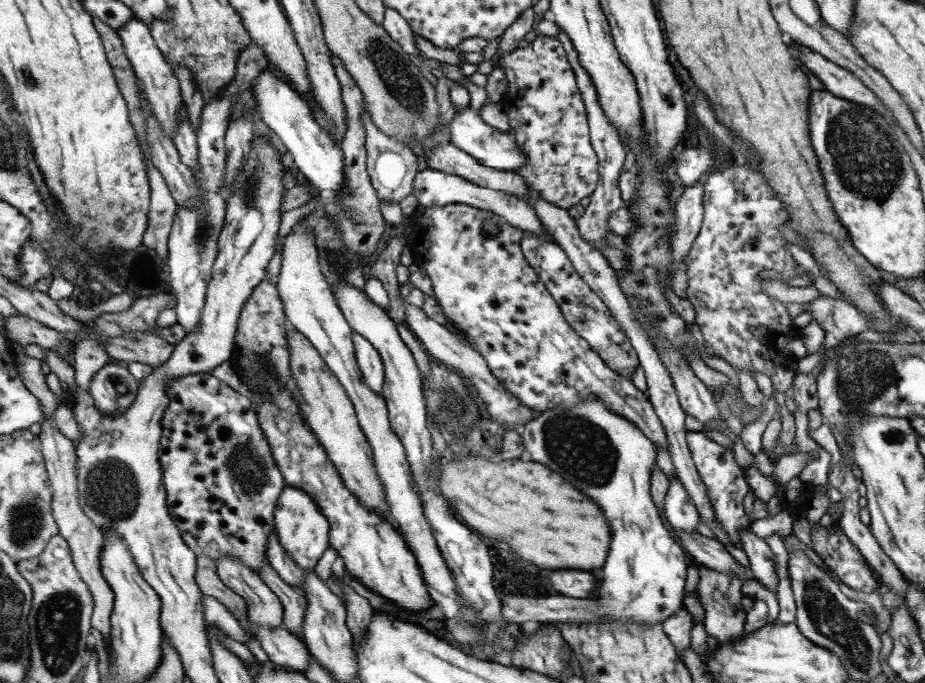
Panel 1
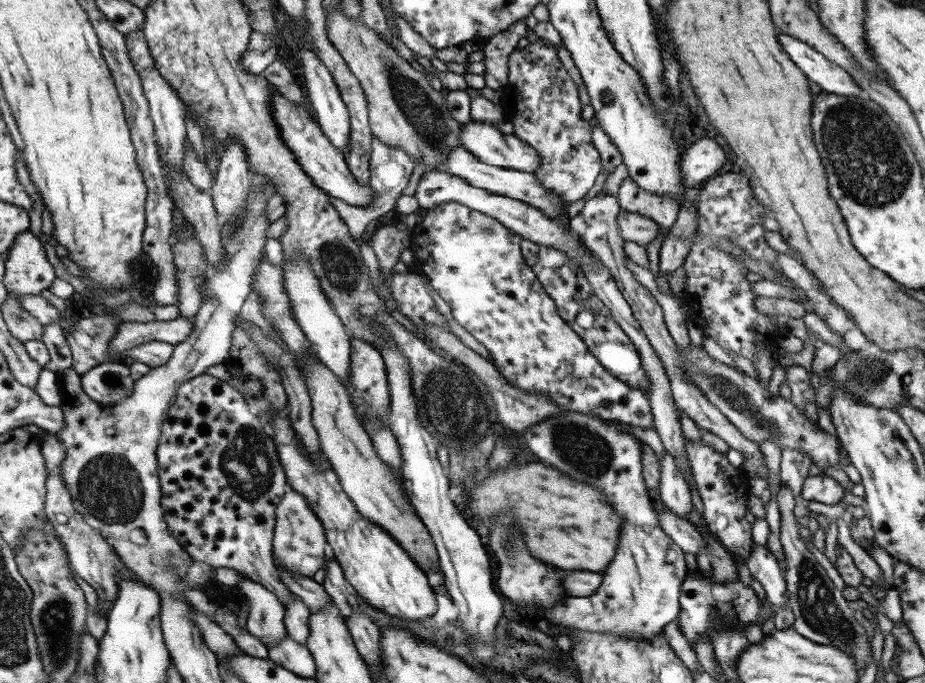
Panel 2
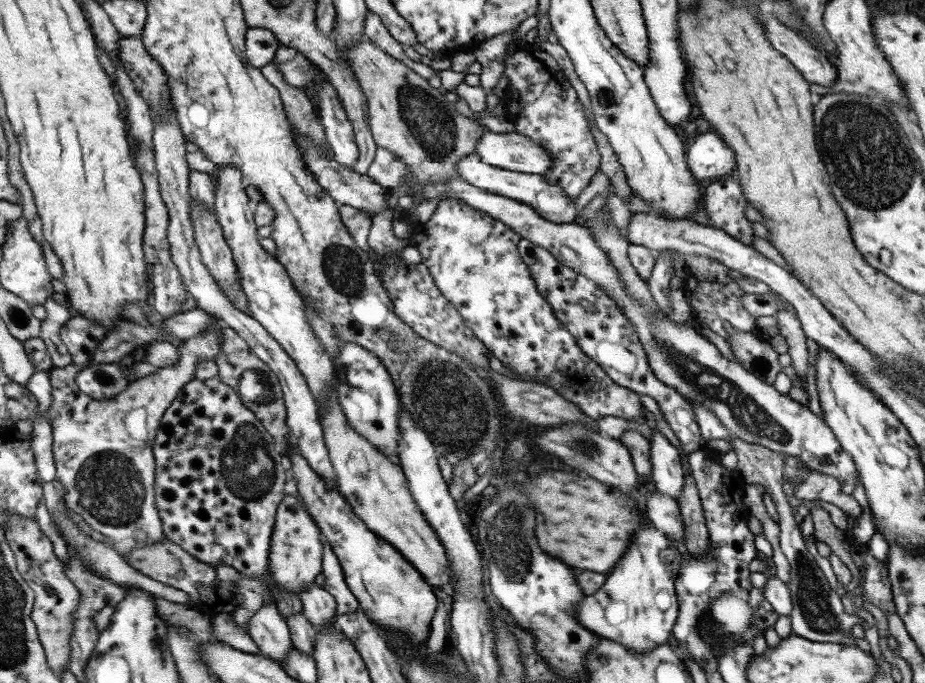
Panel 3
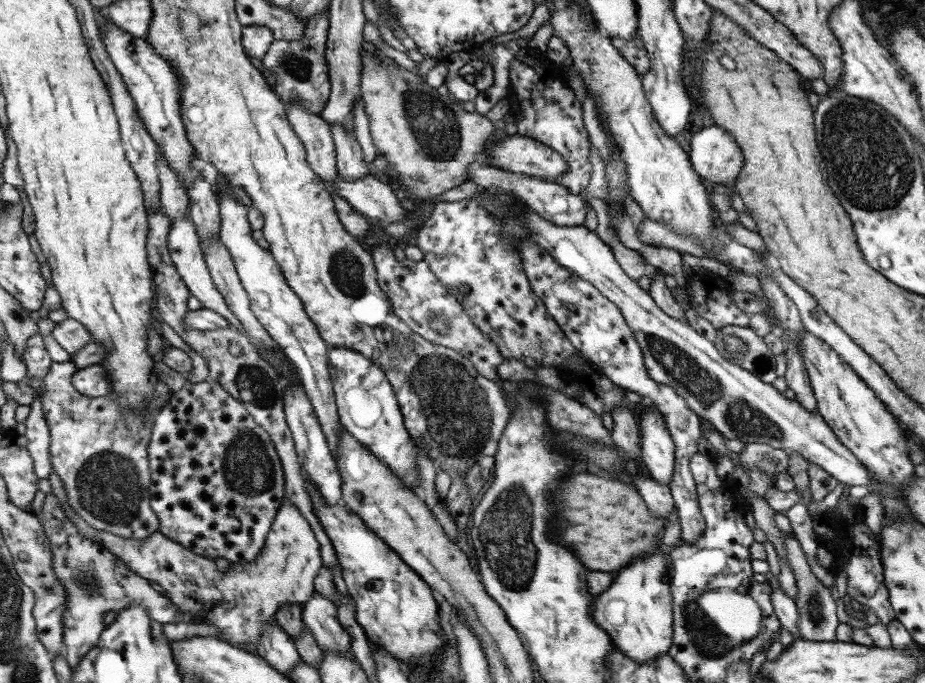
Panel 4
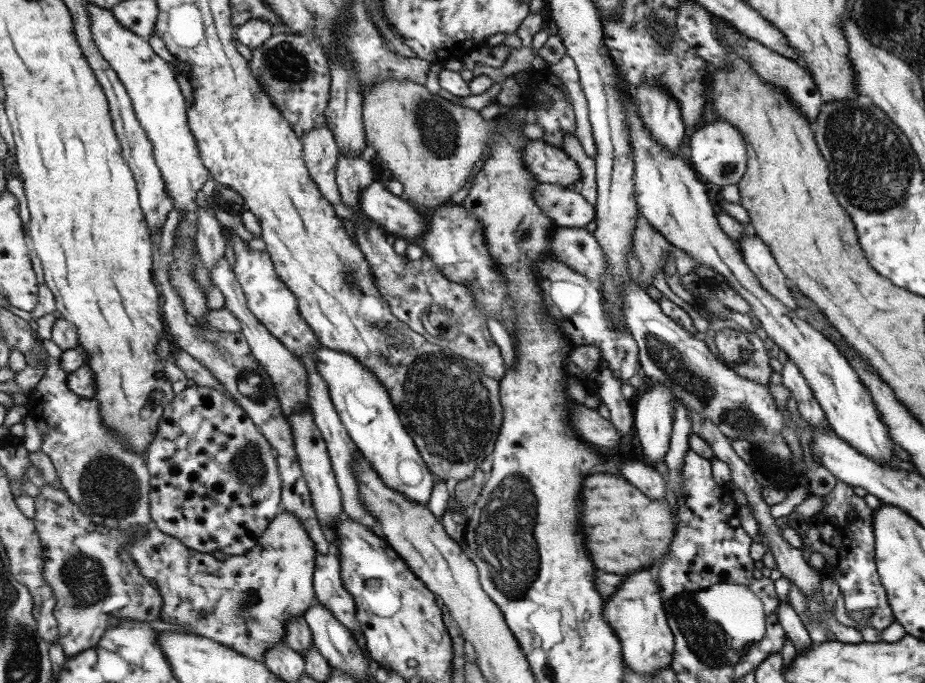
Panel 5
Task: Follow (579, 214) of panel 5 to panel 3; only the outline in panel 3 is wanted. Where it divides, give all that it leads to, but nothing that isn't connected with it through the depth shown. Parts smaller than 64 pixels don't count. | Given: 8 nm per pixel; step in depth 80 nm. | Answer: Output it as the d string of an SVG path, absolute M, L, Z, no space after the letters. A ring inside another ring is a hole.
M477 153L468 154L456 162L456 171L459 177L467 184L471 184L487 192L512 198L523 204L529 205L537 214L544 217L545 220L555 223L573 223L580 219L579 211L575 208L573 199L569 198L561 187L551 186L546 180L538 174L525 174L503 170L489 164L481 162Z

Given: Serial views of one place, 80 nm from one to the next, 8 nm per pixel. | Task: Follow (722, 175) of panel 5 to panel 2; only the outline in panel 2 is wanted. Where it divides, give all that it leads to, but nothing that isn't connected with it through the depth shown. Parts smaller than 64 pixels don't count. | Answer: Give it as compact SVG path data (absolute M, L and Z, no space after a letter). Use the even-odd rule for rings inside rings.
M701 137L680 155L684 186L696 189L725 166L725 152L715 140Z

